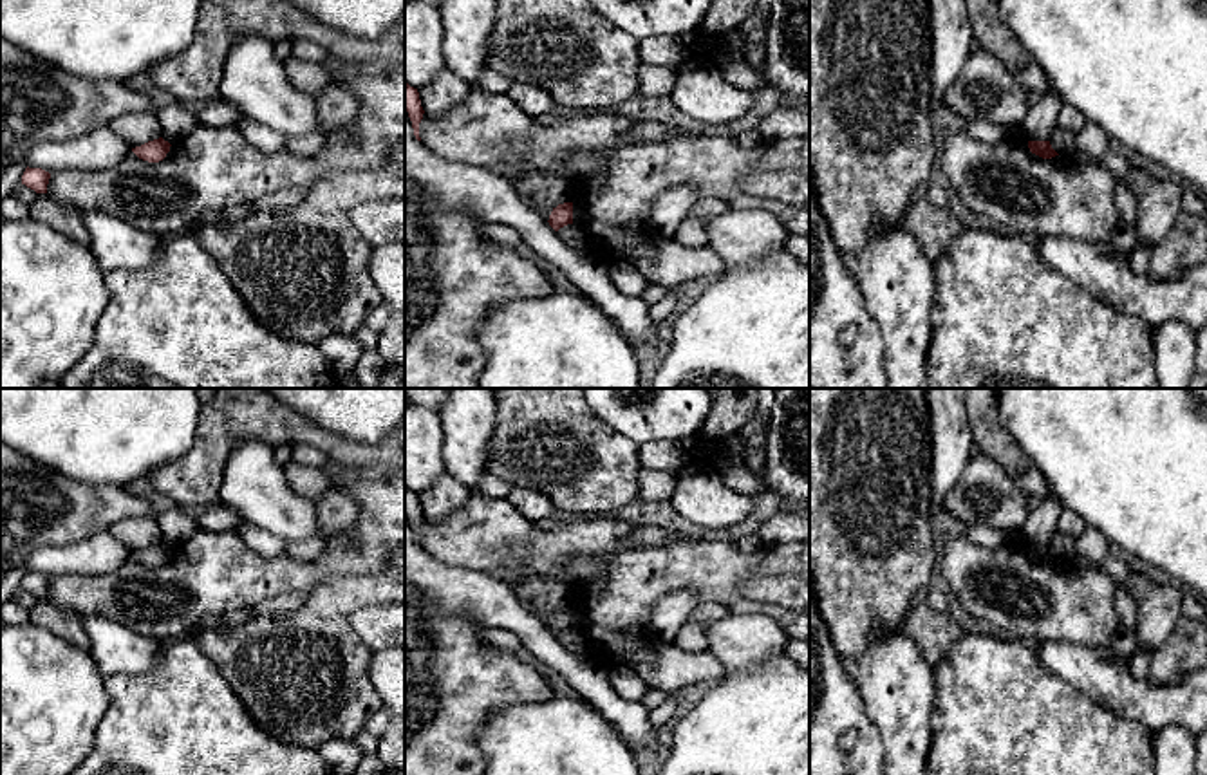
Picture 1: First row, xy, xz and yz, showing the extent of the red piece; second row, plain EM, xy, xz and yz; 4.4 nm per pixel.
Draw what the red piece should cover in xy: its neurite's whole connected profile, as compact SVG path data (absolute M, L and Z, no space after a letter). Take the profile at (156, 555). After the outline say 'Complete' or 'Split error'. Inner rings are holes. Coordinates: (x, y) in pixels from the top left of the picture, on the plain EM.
M159 542L159 544L141 549L141 551L132 553L132 556L143 565L159 567L166 562L166 558L170 556L170 551L172 549L168 546Z. Complete

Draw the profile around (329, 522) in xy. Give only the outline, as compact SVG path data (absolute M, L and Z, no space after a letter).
M351 500L349 511L316 511L316 518L323 535L345 531L360 515L360 506Z

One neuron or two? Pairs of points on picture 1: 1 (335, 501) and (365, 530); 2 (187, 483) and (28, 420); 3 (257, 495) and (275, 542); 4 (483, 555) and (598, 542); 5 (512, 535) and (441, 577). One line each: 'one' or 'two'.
1: two
2: two
3: two
4: one
5: two

